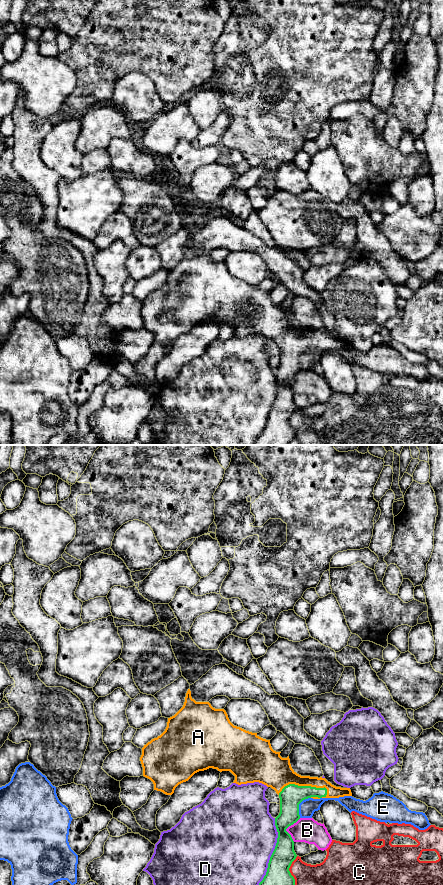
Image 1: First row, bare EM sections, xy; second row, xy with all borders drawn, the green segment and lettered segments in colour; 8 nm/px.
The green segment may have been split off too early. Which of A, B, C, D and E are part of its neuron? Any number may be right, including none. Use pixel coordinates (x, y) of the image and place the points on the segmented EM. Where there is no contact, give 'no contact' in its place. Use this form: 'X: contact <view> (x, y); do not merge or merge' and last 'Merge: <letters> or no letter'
A: contact xy (302, 786); merge
B: contact xy (287, 827); do not merge
C: contact xy (288, 870); do not merge
D: contact xy (270, 859); do not merge
E: contact xy (298, 805); do not merge
Merge: A

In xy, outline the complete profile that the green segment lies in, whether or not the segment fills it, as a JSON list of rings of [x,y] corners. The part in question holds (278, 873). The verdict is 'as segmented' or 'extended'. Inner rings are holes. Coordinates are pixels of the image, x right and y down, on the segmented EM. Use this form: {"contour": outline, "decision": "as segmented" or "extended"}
{"contour": [[[188,689],[183,707],[174,716],[168,718],[167,727],[160,736],[144,745],[140,761],[143,776],[153,782],[154,790],[166,795],[172,795],[179,784],[188,781],[195,773],[209,768],[217,769],[220,772],[230,771],[235,776],[233,783],[238,785],[259,782],[274,789],[280,798],[280,813],[275,818],[278,838],[268,863],[266,875],[259,885],[295,885],[295,879],[289,868],[297,855],[294,851],[294,841],[286,829],[300,819],[299,804],[308,798],[339,798],[352,796],[352,793],[350,788],[336,787],[325,778],[297,774],[291,767],[289,756],[282,758],[280,753],[272,749],[270,740],[259,737],[257,733],[234,726],[224,709],[215,709],[209,702],[196,702]]], "decision": "extended"}

